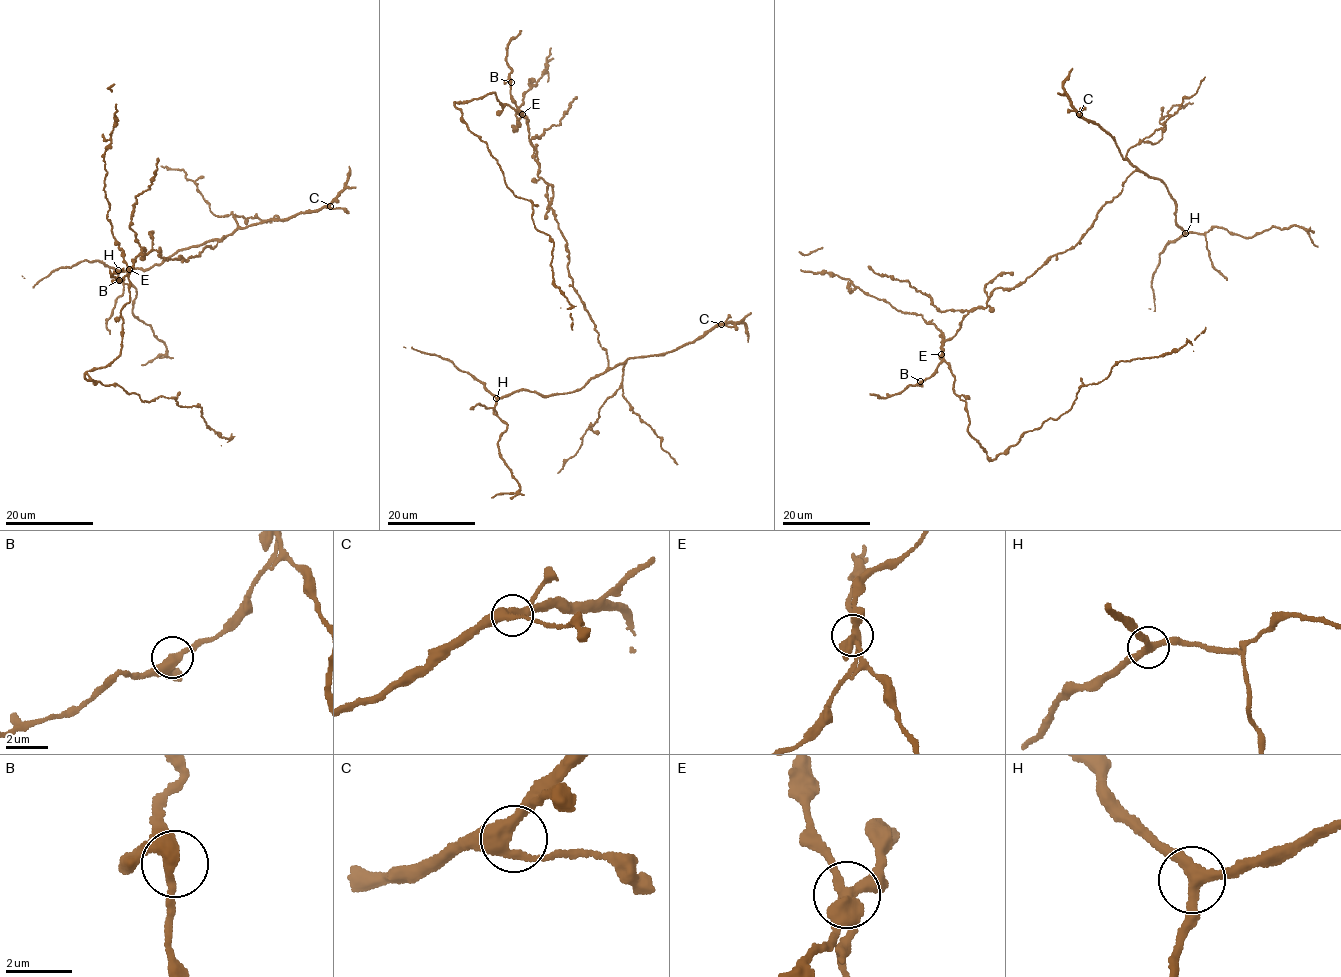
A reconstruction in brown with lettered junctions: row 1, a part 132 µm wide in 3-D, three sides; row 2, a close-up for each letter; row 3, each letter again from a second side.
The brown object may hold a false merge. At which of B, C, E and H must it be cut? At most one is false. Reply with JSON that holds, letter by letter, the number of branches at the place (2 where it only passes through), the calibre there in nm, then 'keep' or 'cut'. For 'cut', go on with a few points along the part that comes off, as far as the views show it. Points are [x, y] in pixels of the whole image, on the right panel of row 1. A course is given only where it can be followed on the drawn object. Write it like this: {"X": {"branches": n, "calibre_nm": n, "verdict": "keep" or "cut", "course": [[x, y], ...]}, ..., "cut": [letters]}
{"B": {"branches": 3, "calibre_nm": 360, "verdict": "keep"}, "C": {"branches": 3, "calibre_nm": 380, "verdict": "keep"}, "E": {"branches": 3, "calibre_nm": 380, "verdict": "cut", "course": [[941, 354], [970, 434], [993, 459], [1070, 409], [1082, 386], [1103, 381], [1119, 362], [1164, 355], [1205, 327]]}, "H": {"branches": 3, "calibre_nm": 320, "verdict": "keep"}, "cut": ["E"]}

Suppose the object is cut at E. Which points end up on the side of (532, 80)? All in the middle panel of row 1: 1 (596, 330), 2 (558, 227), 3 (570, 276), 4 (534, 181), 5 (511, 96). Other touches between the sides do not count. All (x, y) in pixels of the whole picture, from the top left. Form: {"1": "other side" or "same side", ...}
{"1": "other side", "2": "other side", "3": "other side", "4": "other side", "5": "other side"}

